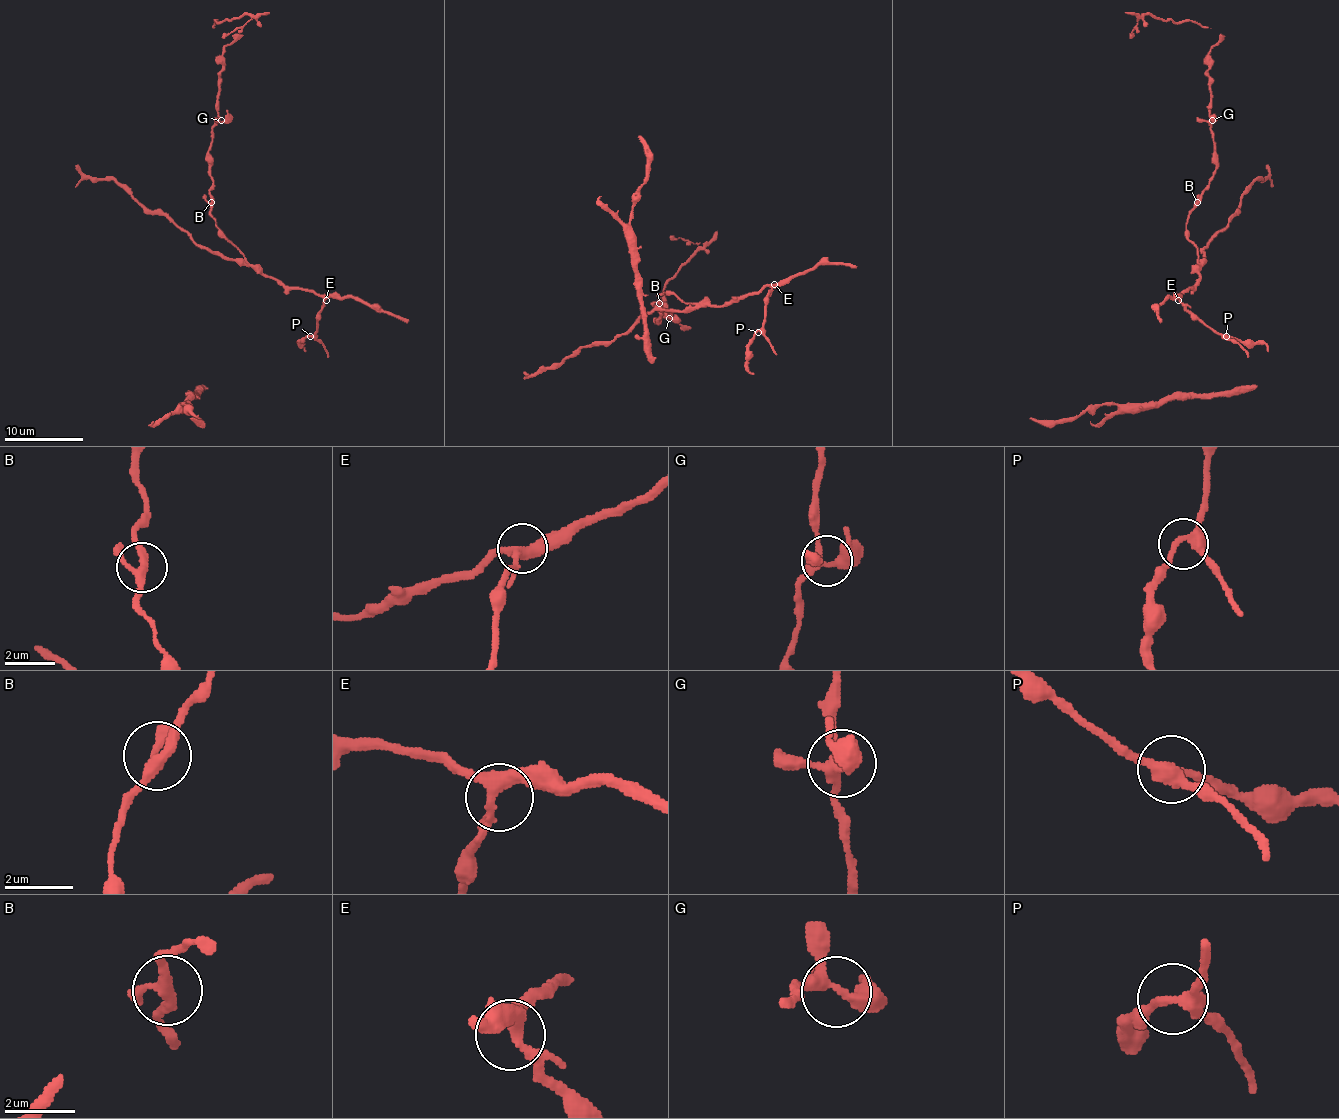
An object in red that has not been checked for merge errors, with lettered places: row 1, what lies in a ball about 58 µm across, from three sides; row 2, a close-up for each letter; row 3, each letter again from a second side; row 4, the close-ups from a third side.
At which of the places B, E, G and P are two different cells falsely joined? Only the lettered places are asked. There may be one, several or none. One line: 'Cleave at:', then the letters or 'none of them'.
Cleave at: none of them

